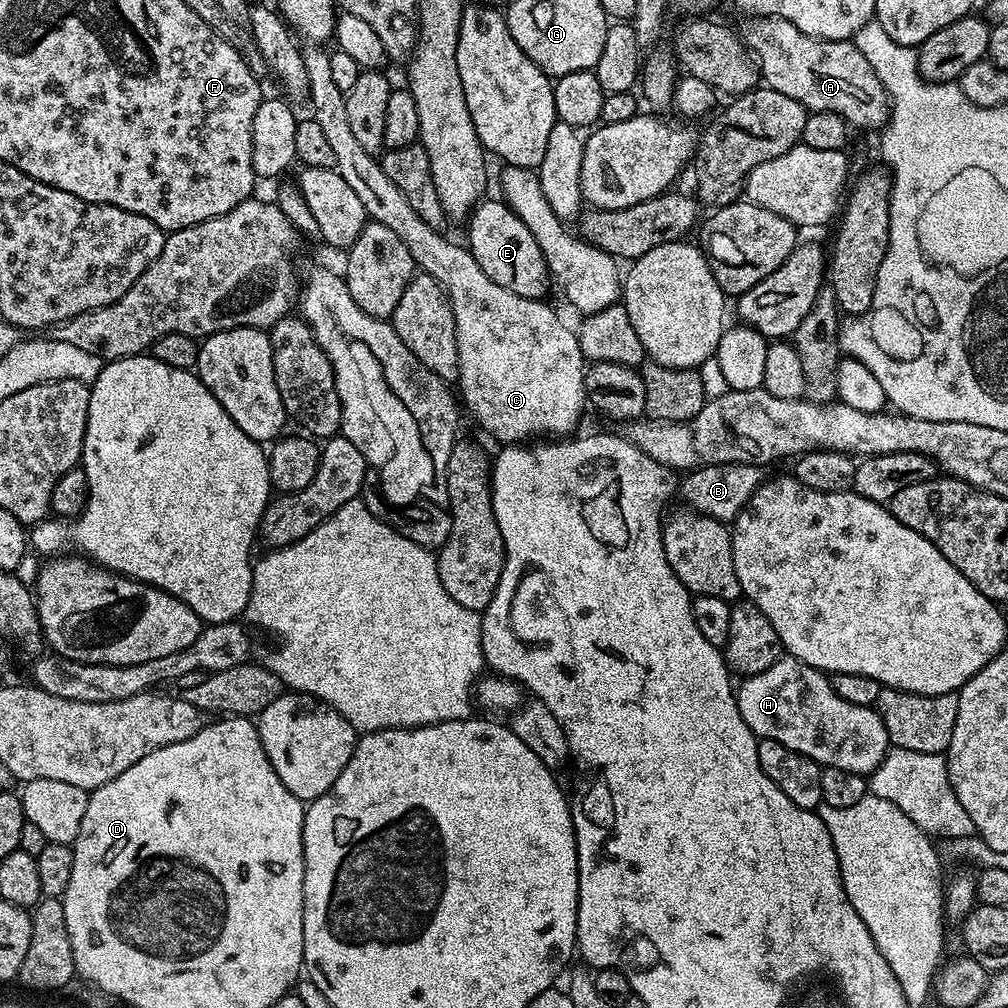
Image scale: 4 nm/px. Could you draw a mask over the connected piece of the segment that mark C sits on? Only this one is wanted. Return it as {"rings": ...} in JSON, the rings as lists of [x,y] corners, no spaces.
{"rings":[[[320,46],[303,49],[311,119],[322,126],[334,149],[336,173],[346,178],[369,217],[394,230],[394,234],[406,242],[406,250],[410,250],[417,269],[444,285],[454,310],[460,363],[458,396],[463,407],[468,407],[473,418],[504,446],[520,446],[537,438],[564,438],[575,433],[580,415],[586,409],[586,361],[576,332],[560,321],[559,314],[548,302],[522,298],[498,286],[498,282],[490,282],[463,243],[447,240],[443,231],[422,222],[414,206],[406,202],[406,194],[386,178],[379,159],[366,154],[354,138],[346,118],[345,93],[334,86],[330,55],[324,50]]]}

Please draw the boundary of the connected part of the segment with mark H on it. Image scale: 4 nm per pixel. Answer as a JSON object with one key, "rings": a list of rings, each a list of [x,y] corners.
{"rings":[[[782,658],[774,662],[759,676],[743,677],[744,685],[735,689],[738,710],[744,715],[746,726],[760,740],[777,740],[790,750],[803,756],[809,756],[815,764],[824,768],[850,770],[861,774],[870,774],[887,754],[890,747],[886,726],[881,724],[880,717],[872,708],[856,708],[854,702],[842,702],[838,694],[832,692],[831,679],[816,668],[808,668],[806,662]]]}

